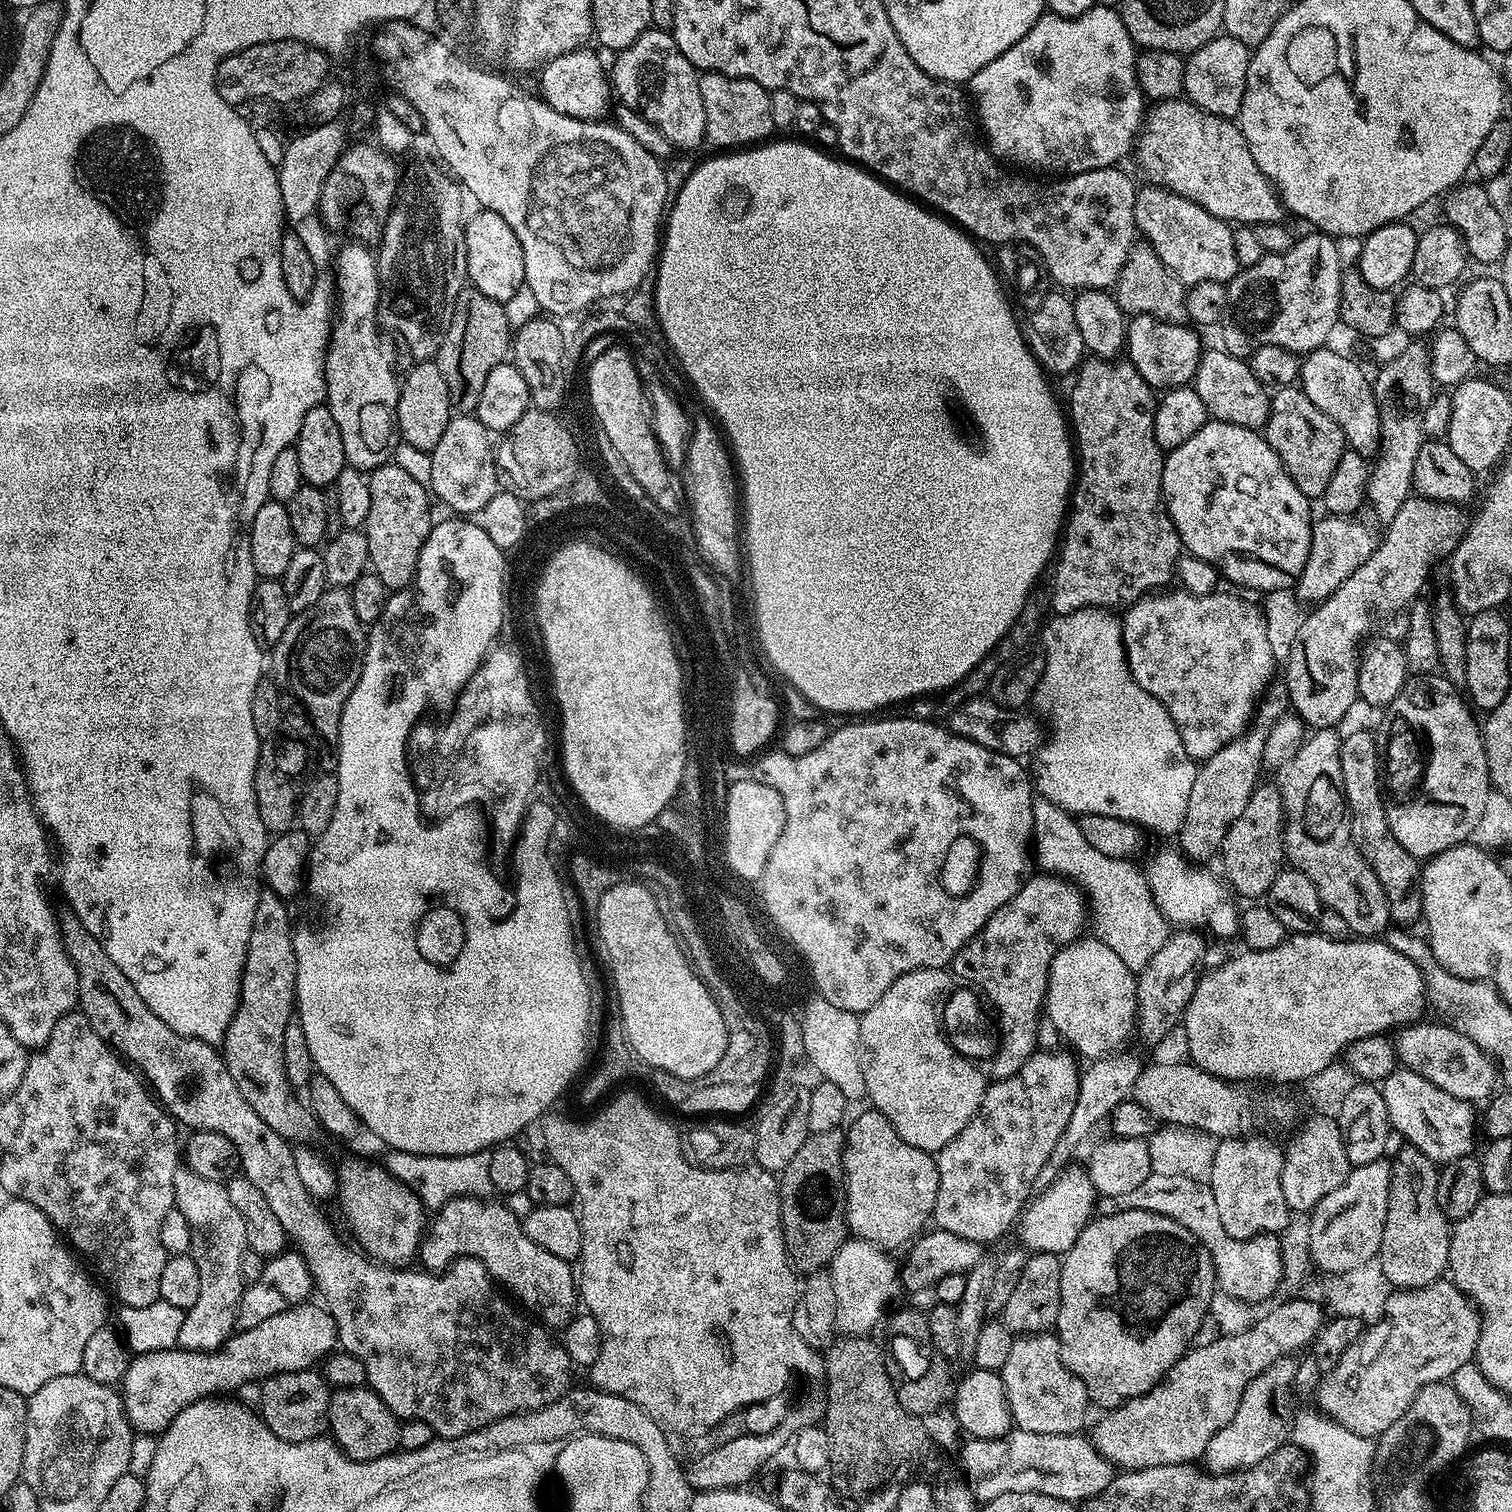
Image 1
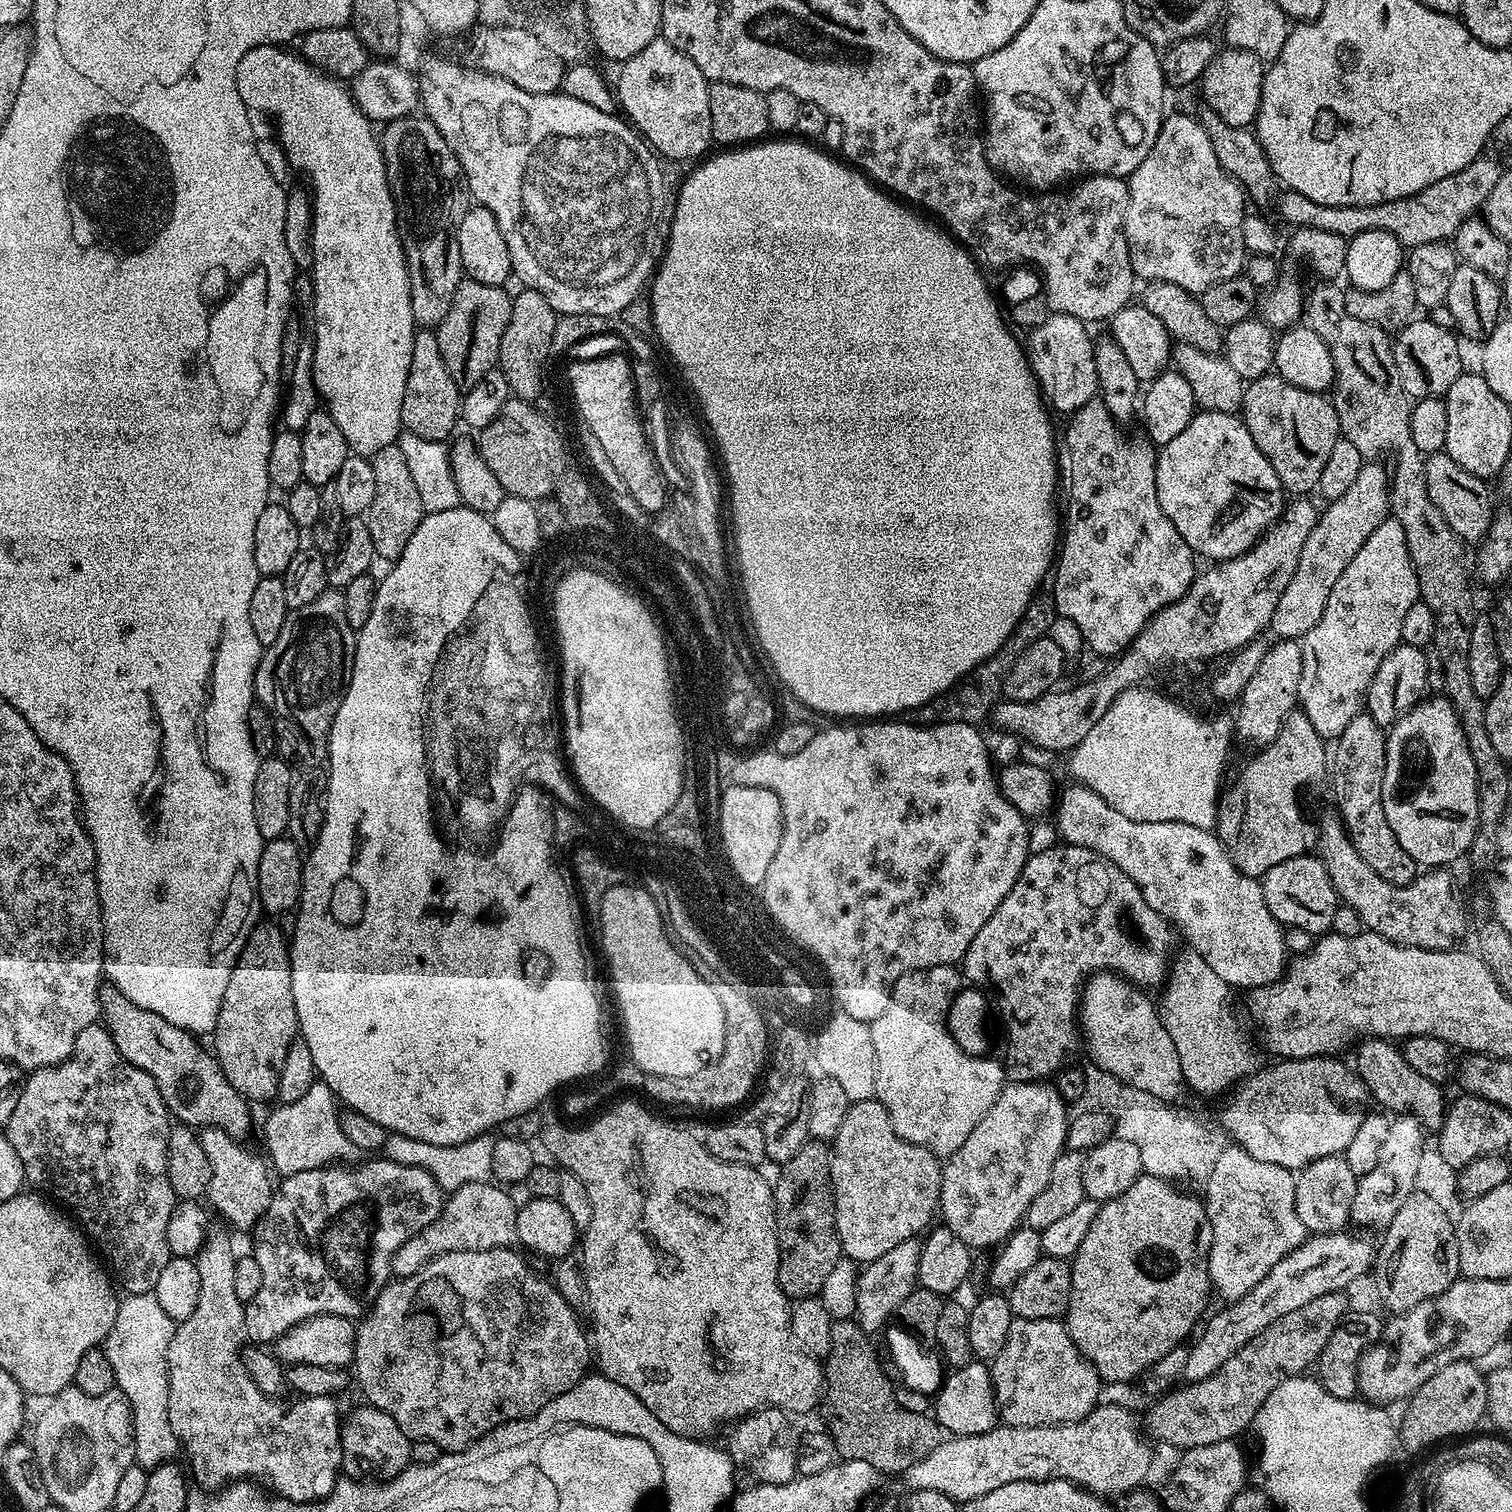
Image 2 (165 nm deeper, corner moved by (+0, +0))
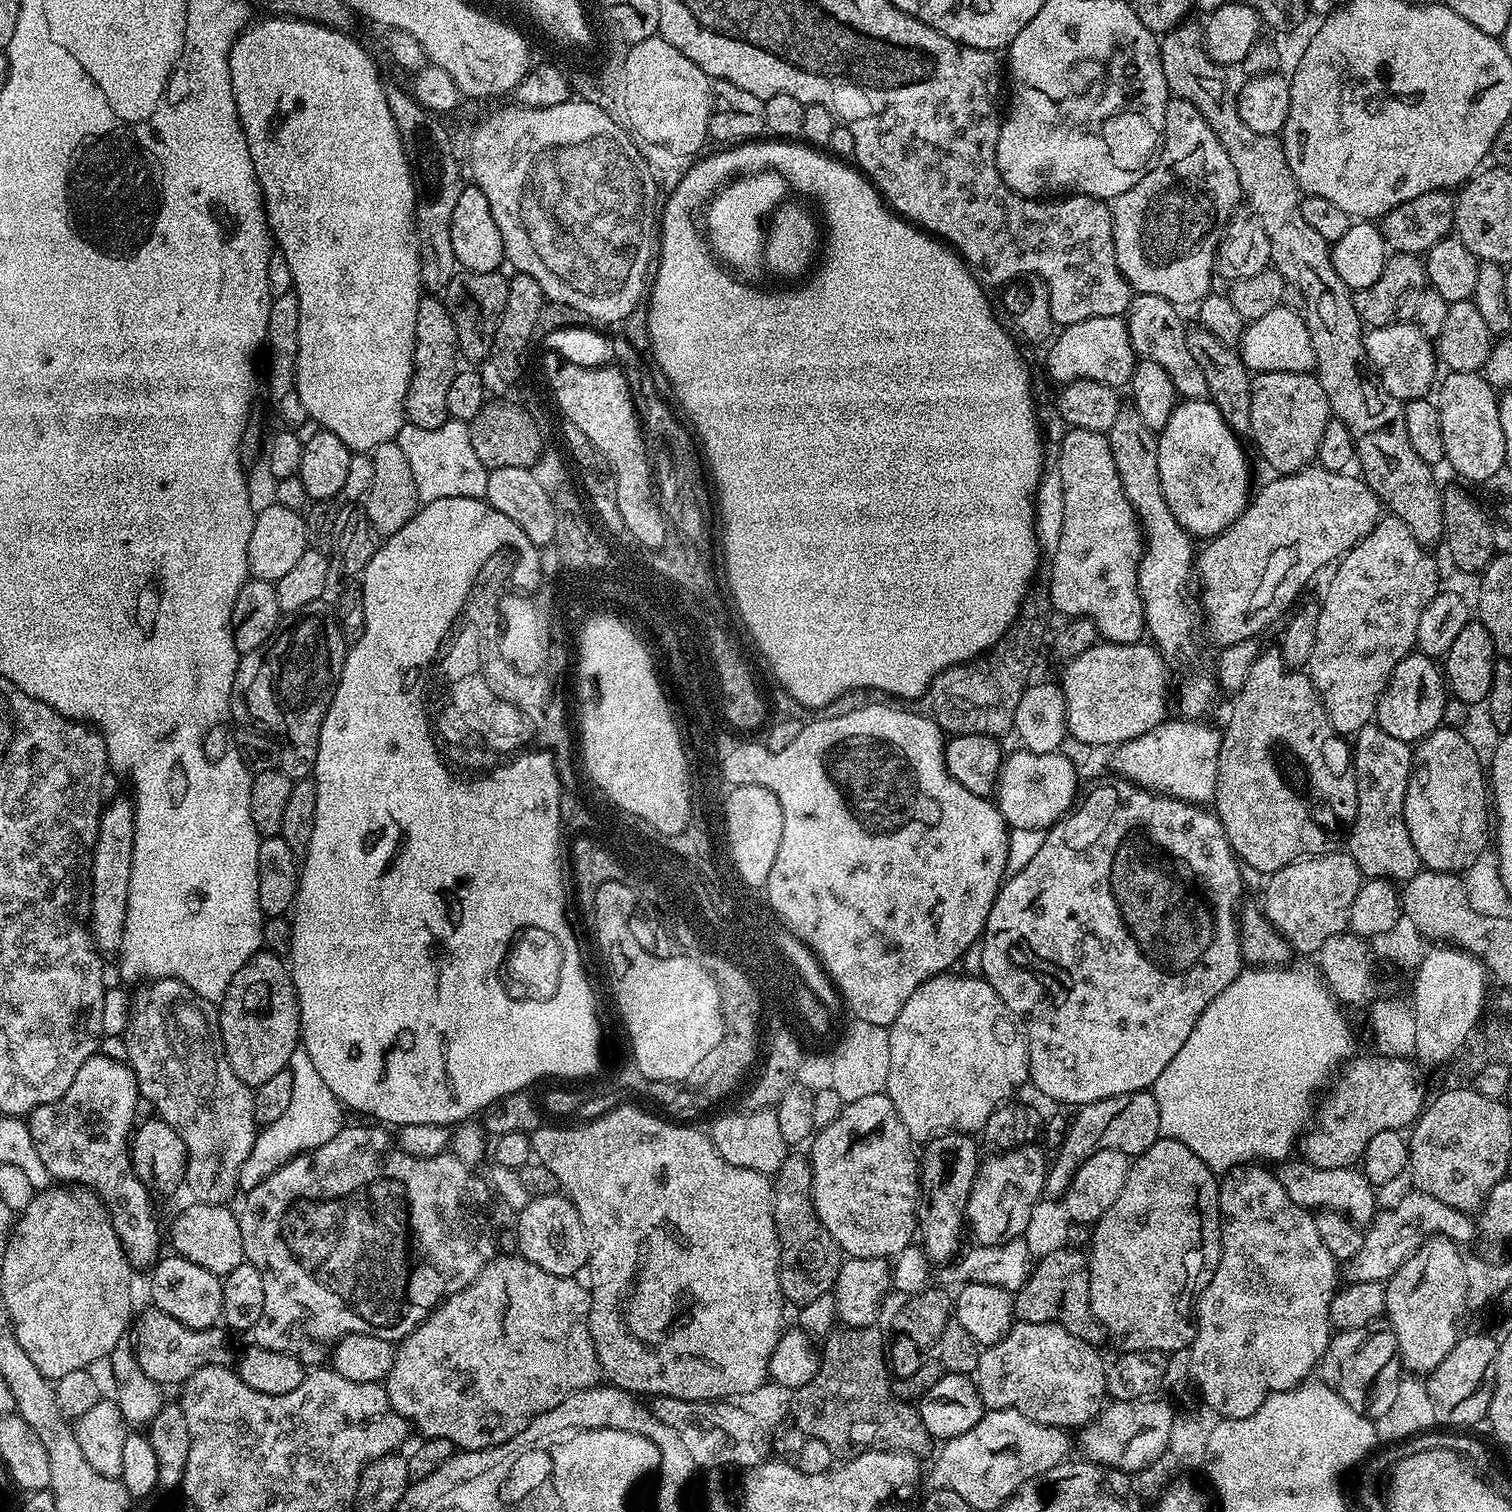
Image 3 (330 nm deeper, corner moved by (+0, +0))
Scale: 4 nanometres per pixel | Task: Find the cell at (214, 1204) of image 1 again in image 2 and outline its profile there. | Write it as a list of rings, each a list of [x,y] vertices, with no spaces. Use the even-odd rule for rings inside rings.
[[[213,1231],[211,1235],[209,1235],[208,1239],[204,1241],[204,1245],[202,1246],[202,1250],[195,1257],[196,1265],[198,1266],[198,1306],[194,1306],[194,1314],[190,1314],[190,1318],[186,1318],[185,1320],[179,1321],[176,1326],[176,1333],[172,1335],[170,1338],[170,1346],[168,1347],[168,1386],[169,1386],[169,1418],[170,1424],[173,1427],[173,1432],[176,1435],[179,1443],[182,1445],[183,1451],[188,1451],[188,1460],[192,1463],[192,1470],[196,1474],[196,1480],[201,1484],[199,1486],[204,1490],[220,1490],[225,1487],[229,1482],[240,1482],[245,1478],[252,1478],[248,1476],[257,1476],[260,1480],[268,1480],[268,1484],[273,1488],[275,1495],[279,1497],[281,1500],[291,1500],[294,1504],[314,1504],[318,1500],[326,1499],[331,1492],[334,1490],[334,1486],[336,1485],[336,1481],[341,1479],[342,1476],[342,1438],[340,1437],[340,1429],[342,1427],[342,1415],[340,1416],[340,1408],[336,1405],[337,1401],[333,1399],[331,1396],[306,1396],[300,1399],[297,1399],[295,1402],[297,1404],[292,1404],[289,1408],[283,1408],[279,1403],[281,1402],[279,1399],[267,1396],[266,1394],[262,1394],[262,1390],[258,1390],[258,1386],[254,1386],[254,1382],[250,1378],[250,1374],[246,1370],[246,1366],[244,1365],[244,1358],[242,1355],[242,1343],[240,1344],[240,1340],[243,1341],[245,1339],[244,1335],[244,1304],[238,1298],[238,1293],[236,1291],[236,1287],[234,1287],[234,1268],[236,1266],[236,1261],[238,1259],[237,1253],[232,1253],[232,1240],[227,1236],[224,1232],[216,1232]]]

